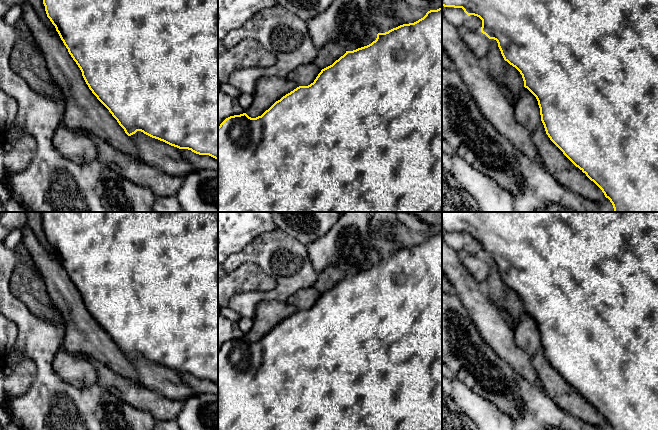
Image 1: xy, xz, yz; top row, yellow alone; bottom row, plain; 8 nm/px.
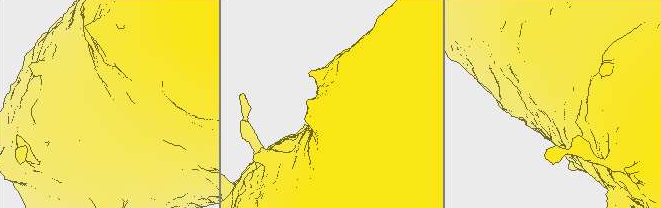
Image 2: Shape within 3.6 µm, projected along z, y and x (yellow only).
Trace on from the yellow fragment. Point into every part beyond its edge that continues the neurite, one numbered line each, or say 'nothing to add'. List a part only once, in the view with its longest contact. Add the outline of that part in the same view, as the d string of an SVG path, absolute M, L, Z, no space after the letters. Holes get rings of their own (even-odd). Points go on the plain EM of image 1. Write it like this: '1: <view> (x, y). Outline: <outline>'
nothing to add

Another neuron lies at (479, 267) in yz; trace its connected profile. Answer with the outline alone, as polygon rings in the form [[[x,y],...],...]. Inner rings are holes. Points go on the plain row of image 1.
[[[469,254],[462,255],[461,261],[475,280],[484,288],[490,272],[489,262],[481,255],[474,256]]]

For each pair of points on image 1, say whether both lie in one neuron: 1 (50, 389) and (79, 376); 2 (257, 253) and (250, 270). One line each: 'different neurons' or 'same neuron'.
1: different neurons
2: different neurons

